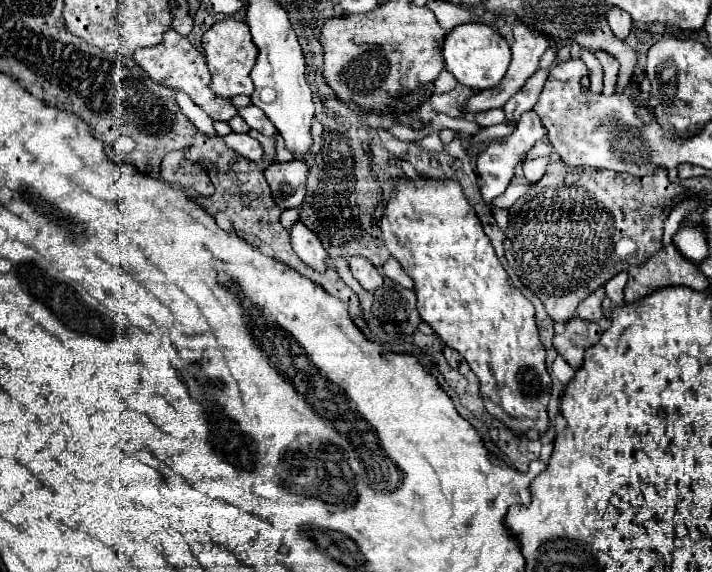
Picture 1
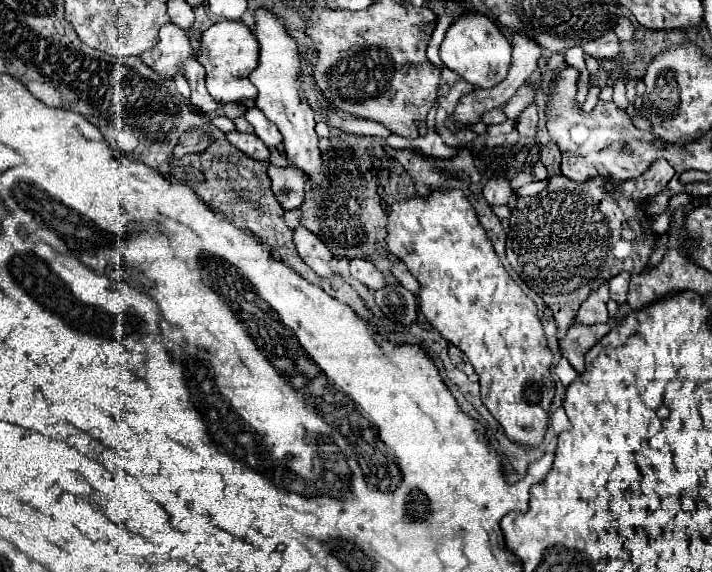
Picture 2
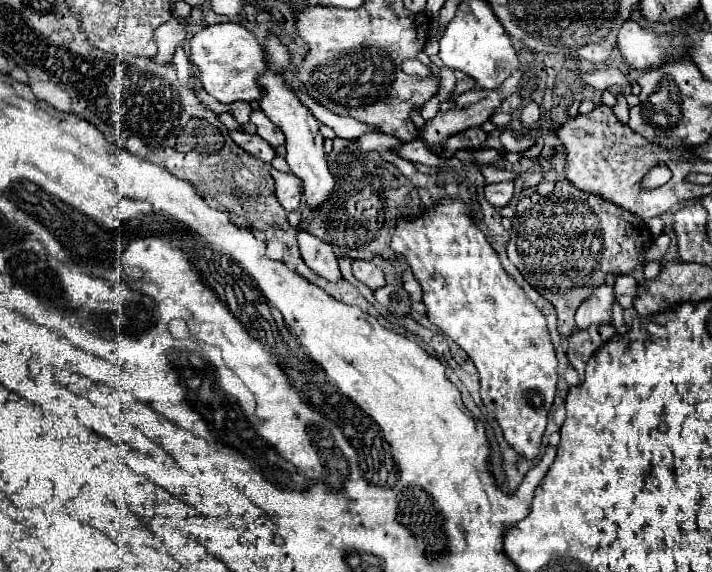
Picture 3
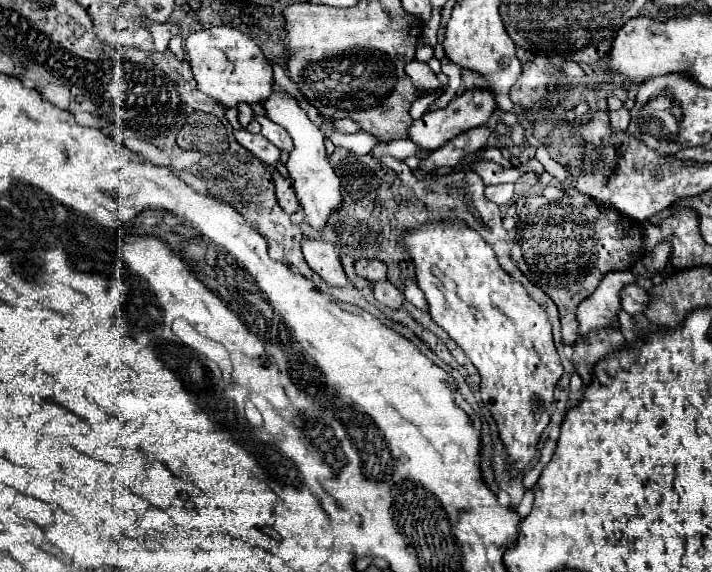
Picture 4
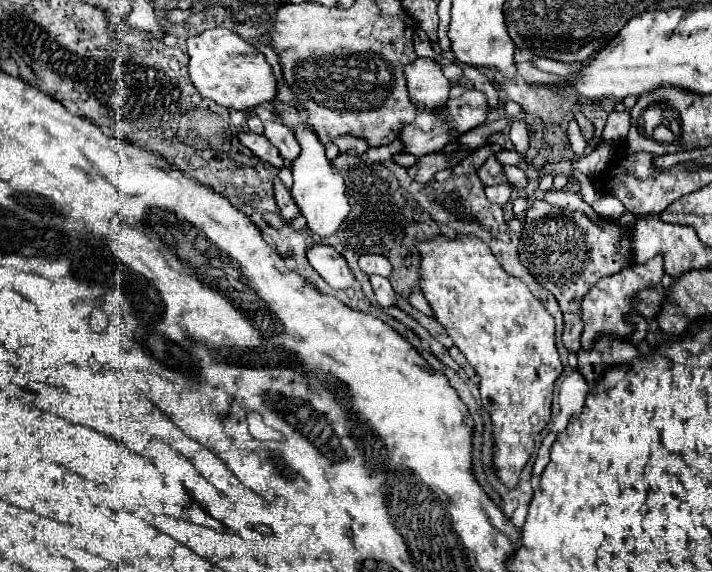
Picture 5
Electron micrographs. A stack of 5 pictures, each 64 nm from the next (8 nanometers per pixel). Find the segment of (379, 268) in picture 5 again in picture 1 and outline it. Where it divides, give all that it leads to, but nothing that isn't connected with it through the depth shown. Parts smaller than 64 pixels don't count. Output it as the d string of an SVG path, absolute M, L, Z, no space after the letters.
M352 256L350 258L350 270L354 274L354 278L368 290L374 292L376 288L380 288L384 284L382 274L372 266L370 260L362 258L362 256Z

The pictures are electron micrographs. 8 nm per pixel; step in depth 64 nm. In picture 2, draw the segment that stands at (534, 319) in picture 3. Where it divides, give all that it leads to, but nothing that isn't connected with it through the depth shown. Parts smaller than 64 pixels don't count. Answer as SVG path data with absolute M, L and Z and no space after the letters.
M440 190L432 192L428 198L396 202L388 214L386 228L390 252L396 254L408 266L410 274L420 282L418 300L426 320L450 344L468 356L476 374L480 376L480 394L488 412L502 424L512 442L526 448L540 448L556 386L552 378L552 350L536 314L536 304L522 292L522 288L500 264L472 204L466 200L462 190Z

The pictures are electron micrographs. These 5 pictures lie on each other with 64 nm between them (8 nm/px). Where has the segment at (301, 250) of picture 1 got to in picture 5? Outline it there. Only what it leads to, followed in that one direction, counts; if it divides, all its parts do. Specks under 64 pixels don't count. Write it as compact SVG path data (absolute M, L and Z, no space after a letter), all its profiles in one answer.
M318 244L310 248L308 262L336 290L346 290L356 284L356 276L348 268L348 262L332 246Z

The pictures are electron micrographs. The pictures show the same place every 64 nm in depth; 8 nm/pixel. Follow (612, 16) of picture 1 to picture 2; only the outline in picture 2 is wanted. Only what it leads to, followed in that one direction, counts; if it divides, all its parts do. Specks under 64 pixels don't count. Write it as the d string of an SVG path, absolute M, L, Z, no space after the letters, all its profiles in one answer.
M628 18L618 20L618 38L626 40L626 42L634 40L634 26L632 26L632 22Z

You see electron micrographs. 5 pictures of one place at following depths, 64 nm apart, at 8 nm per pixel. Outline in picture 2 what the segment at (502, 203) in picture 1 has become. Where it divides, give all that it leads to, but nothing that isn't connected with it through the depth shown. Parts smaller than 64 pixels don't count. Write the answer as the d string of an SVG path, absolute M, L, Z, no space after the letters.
M547 179L543 181L531 182L529 184L526 184L517 190L514 190L514 193L522 197L538 196L538 194L540 194L540 192L545 190L546 187L547 187Z

